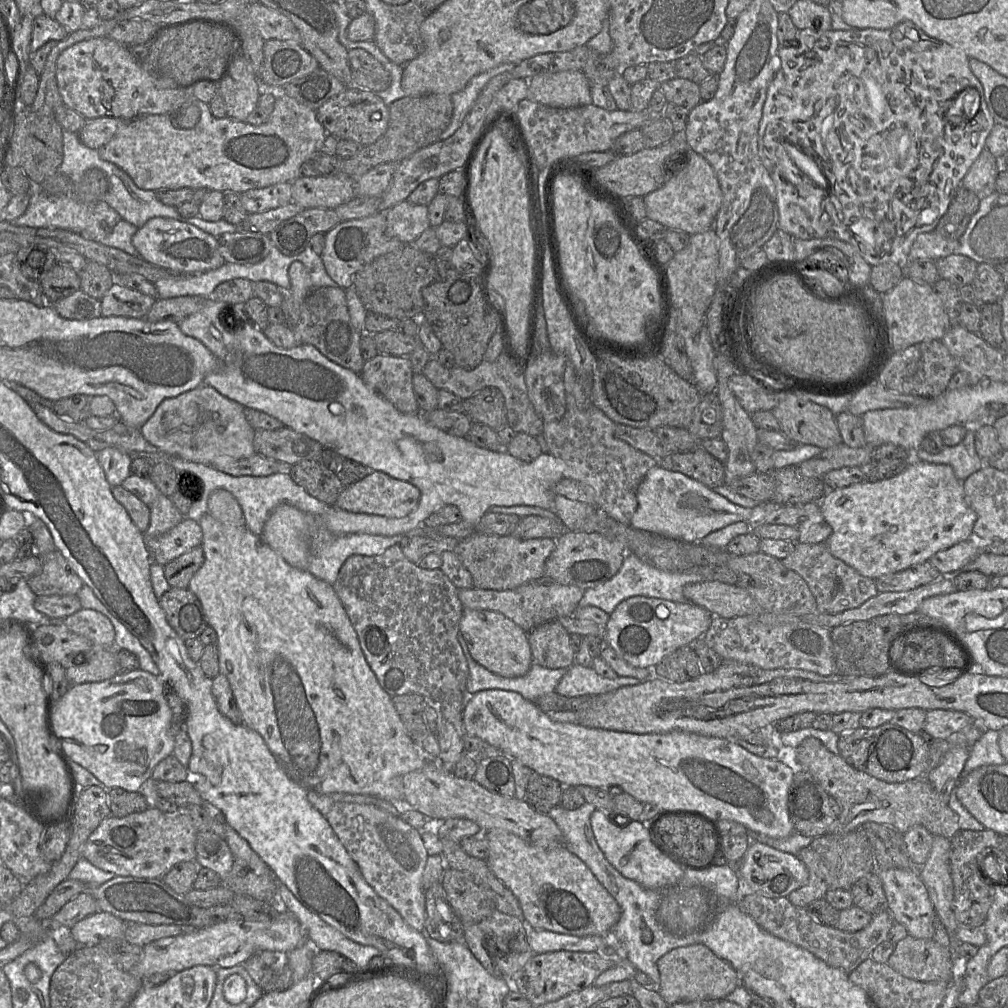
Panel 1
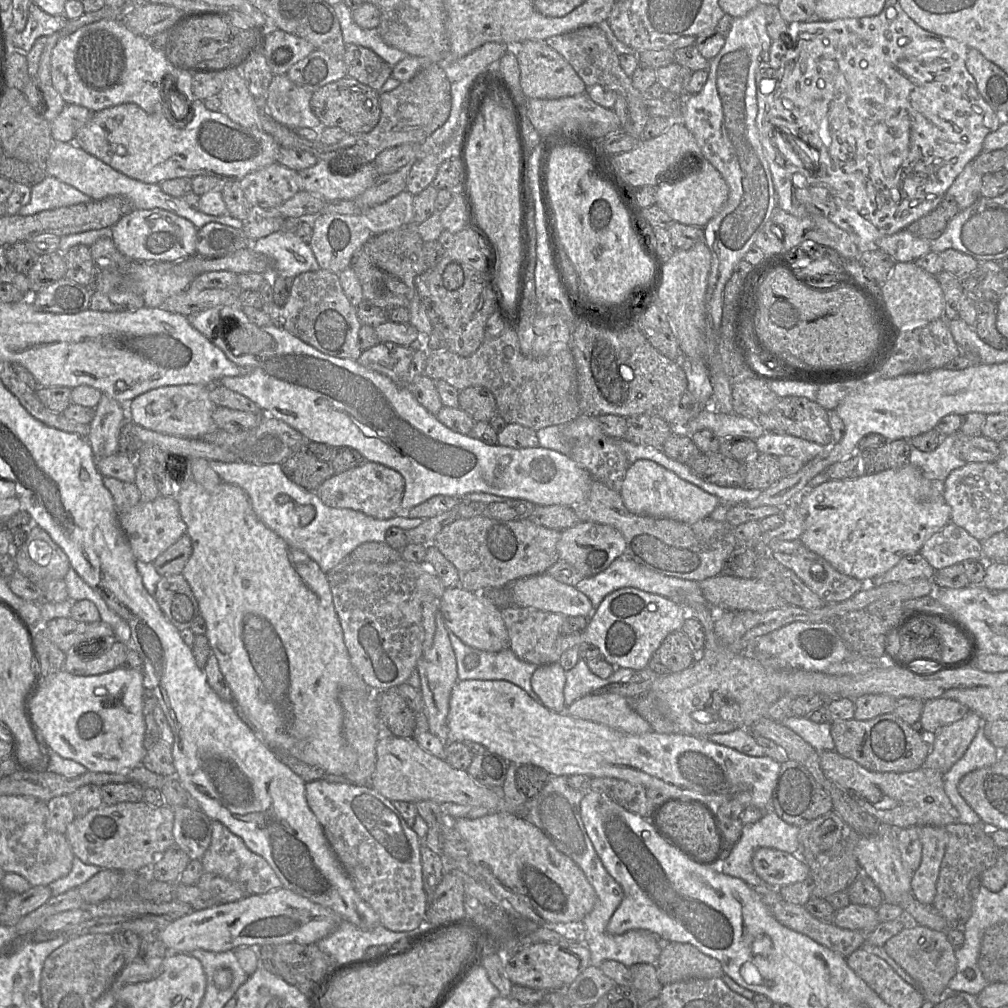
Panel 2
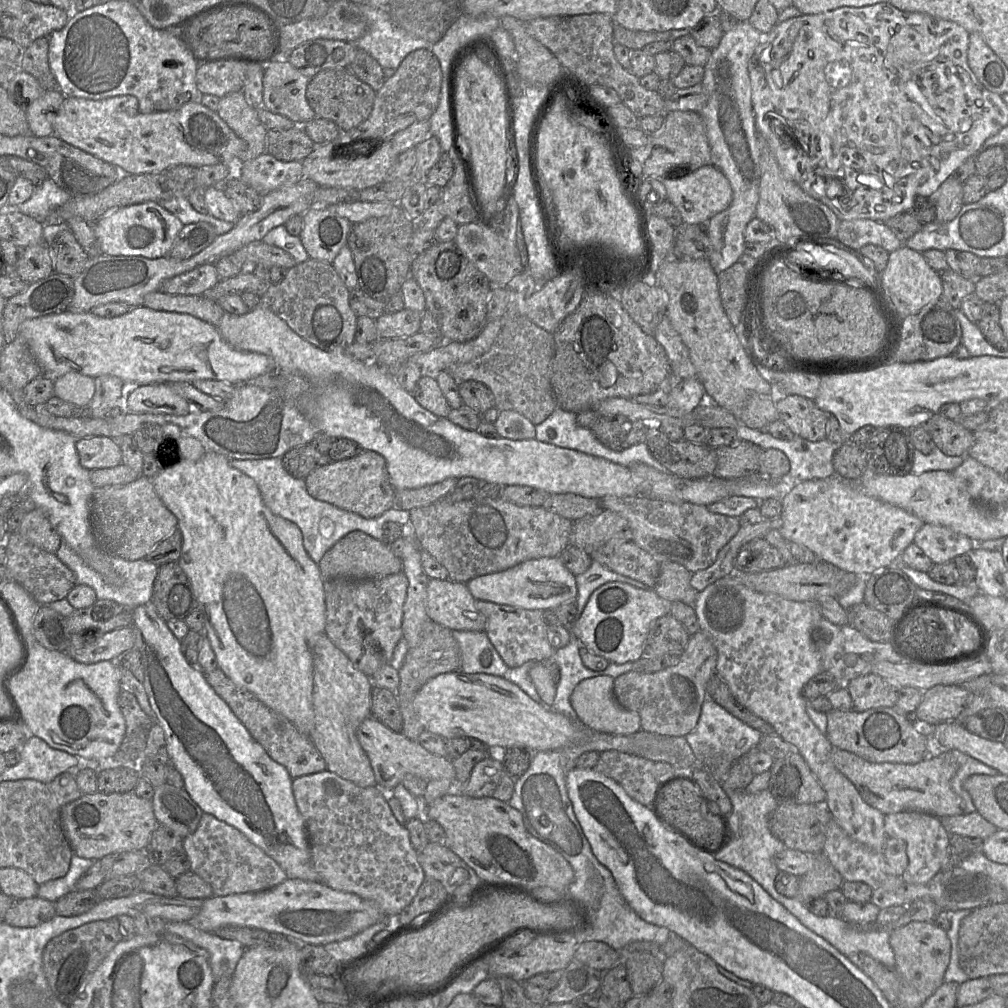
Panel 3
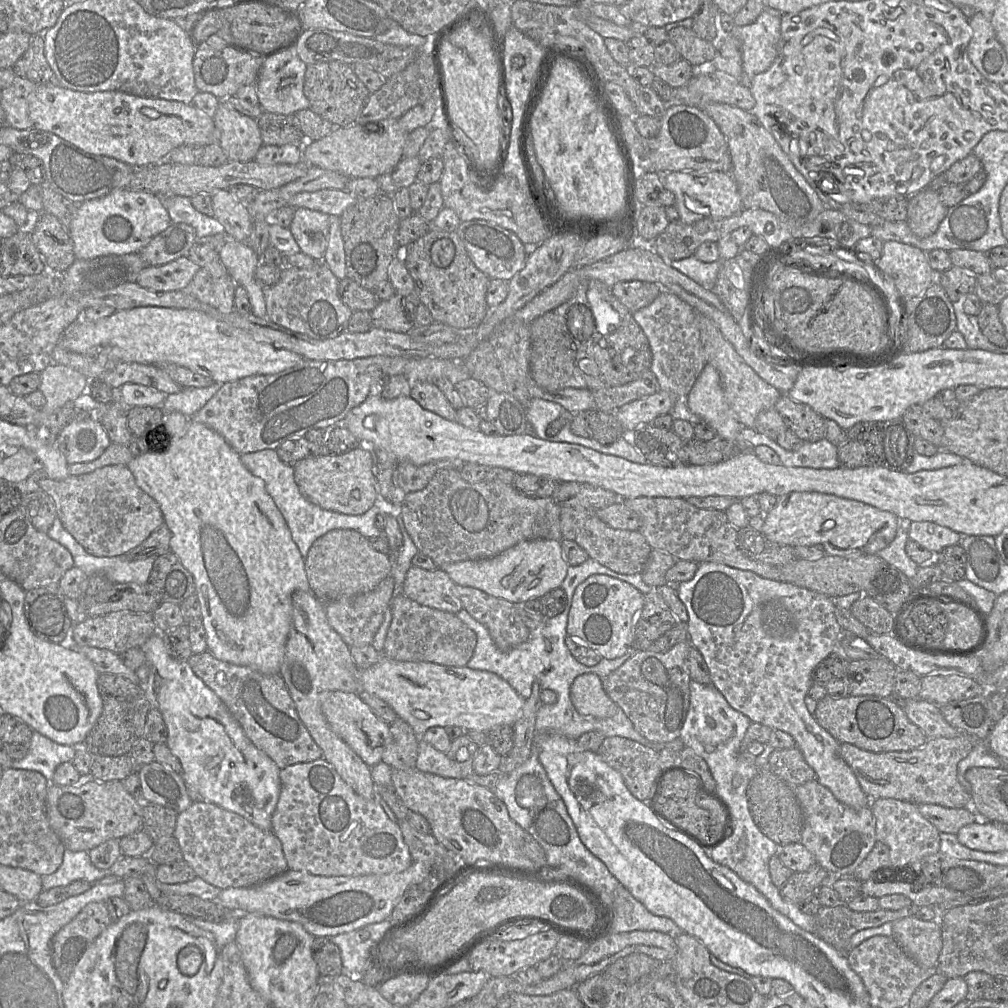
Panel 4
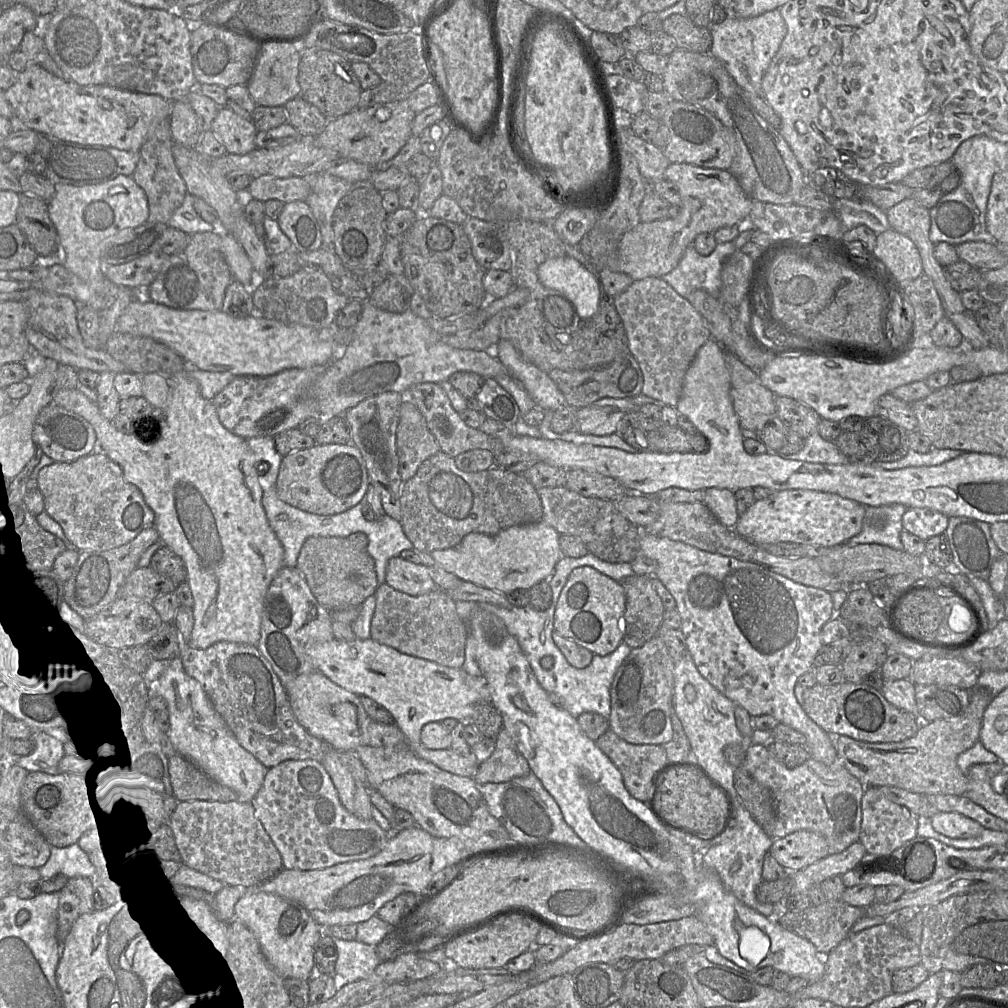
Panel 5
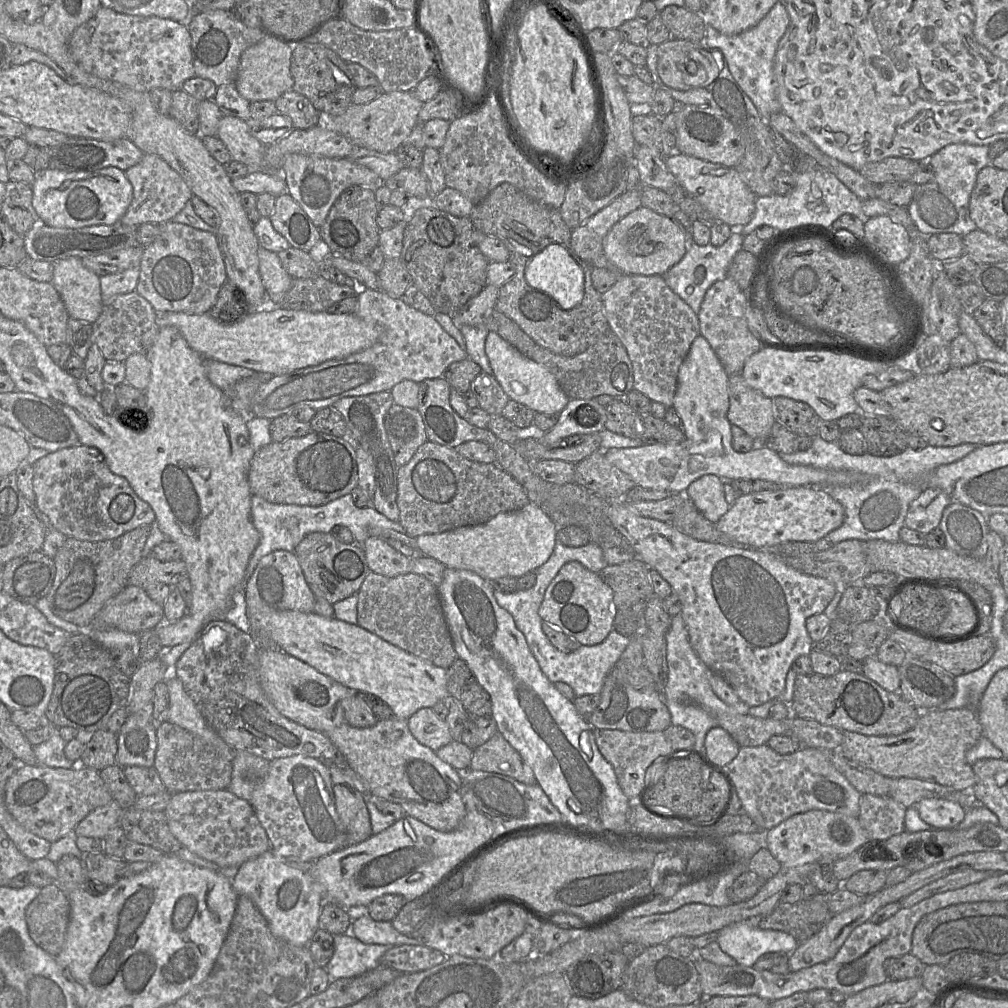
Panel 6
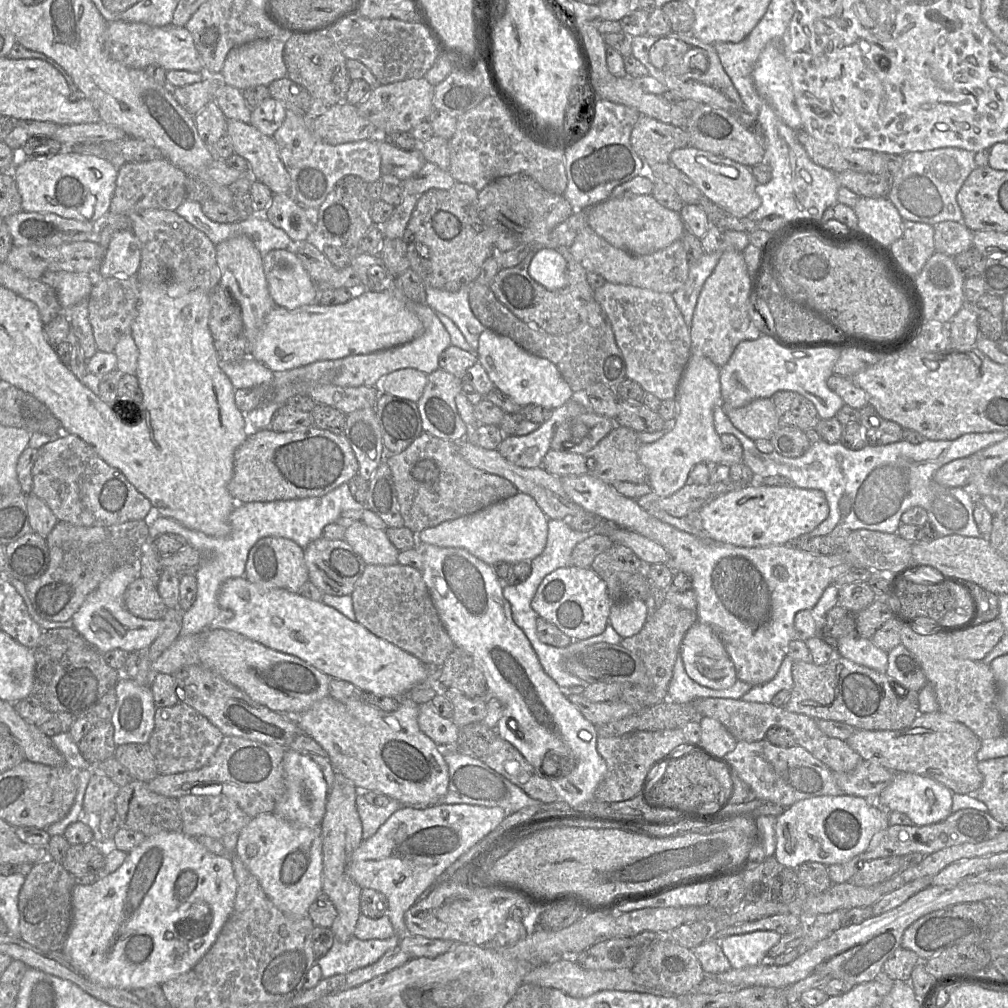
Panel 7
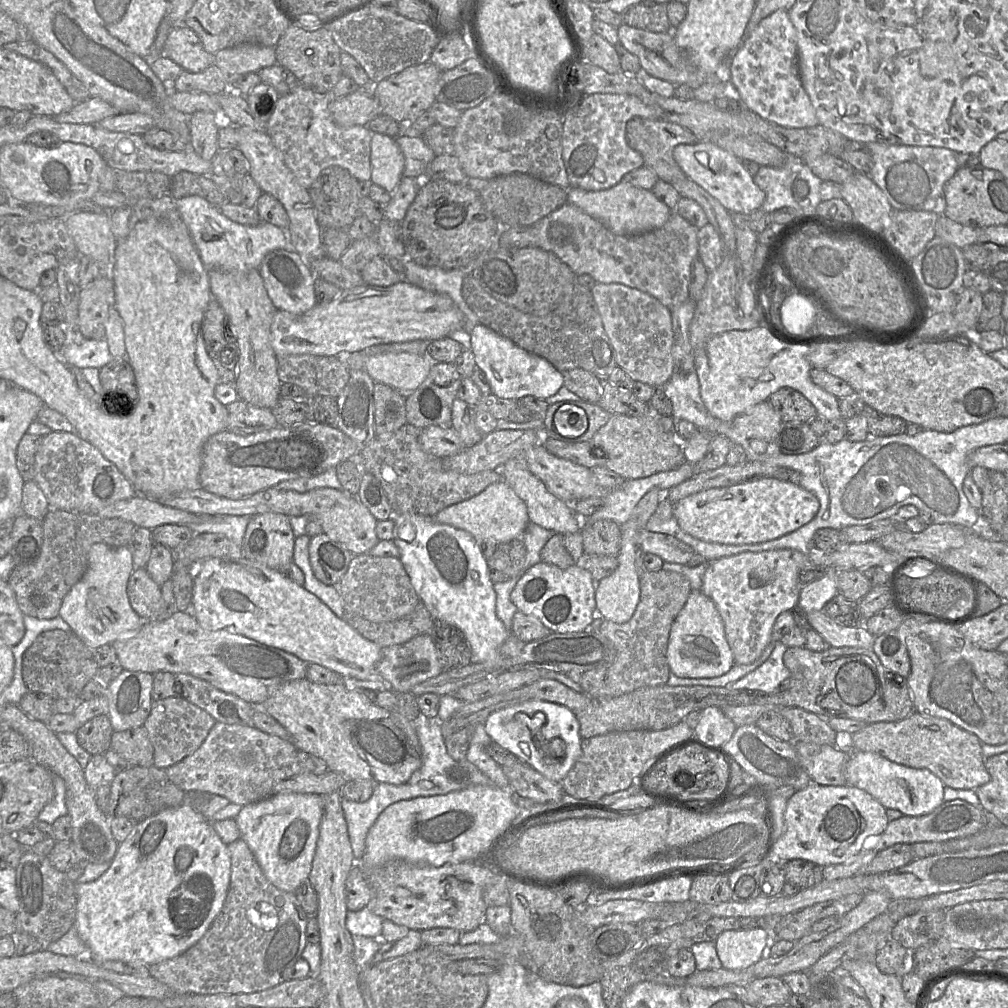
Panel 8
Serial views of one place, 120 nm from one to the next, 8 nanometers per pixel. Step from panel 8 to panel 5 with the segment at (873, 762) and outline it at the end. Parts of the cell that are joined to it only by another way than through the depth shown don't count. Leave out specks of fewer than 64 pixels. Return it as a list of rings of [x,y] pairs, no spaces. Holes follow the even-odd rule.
[[[938,811],[930,821],[938,833],[954,839],[979,837],[985,830],[977,821],[955,812]]]

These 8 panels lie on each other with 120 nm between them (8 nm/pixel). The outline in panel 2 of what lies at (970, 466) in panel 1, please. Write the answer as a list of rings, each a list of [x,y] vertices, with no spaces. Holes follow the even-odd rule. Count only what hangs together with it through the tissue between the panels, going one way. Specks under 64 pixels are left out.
[[[957,433],[943,436],[939,446],[931,452],[923,452],[911,446],[910,465],[920,469],[927,479],[943,483],[953,470],[967,463],[953,454],[956,440]]]

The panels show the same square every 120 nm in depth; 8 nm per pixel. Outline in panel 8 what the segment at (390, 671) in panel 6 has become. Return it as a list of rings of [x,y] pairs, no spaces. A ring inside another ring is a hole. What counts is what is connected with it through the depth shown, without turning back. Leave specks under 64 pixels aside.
[[[245,557],[239,560],[206,559],[191,566],[193,597],[191,615],[206,630],[225,630],[255,640],[269,647],[293,654],[307,664],[318,664],[341,675],[345,680],[382,680],[376,667],[382,647],[364,638],[345,620],[338,618],[319,598],[297,585],[279,571]]]

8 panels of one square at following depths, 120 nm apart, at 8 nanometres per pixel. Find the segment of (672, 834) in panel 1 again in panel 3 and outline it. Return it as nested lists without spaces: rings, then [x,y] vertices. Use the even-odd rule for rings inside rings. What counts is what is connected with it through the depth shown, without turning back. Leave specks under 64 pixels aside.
[[[679,775],[661,785],[653,809],[666,825],[673,825],[707,853],[714,854],[720,849],[723,841],[721,818],[710,811],[708,800],[703,796],[695,781],[688,775]]]

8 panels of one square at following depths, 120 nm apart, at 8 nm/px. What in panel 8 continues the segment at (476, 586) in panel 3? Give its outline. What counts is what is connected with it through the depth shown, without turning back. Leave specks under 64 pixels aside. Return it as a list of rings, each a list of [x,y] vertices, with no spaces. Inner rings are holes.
[[[504,481],[493,483],[476,496],[443,509],[434,519],[438,523],[471,533],[478,543],[485,541],[500,543],[522,538],[530,523],[525,502]]]

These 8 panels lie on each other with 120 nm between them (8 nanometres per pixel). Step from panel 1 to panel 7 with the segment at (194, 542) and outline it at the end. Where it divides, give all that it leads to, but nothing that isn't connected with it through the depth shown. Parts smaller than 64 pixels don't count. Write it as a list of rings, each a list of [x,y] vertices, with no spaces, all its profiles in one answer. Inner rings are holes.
[[[60,433],[38,450],[32,476],[32,493],[48,505],[58,521],[84,527],[111,526],[145,520],[152,512],[151,502],[120,470],[107,464],[91,445],[73,434]]]

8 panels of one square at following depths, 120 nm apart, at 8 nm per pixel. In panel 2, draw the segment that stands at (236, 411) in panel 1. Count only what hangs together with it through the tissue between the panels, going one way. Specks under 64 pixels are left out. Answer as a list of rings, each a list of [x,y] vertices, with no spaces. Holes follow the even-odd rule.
[[[163,386],[143,393],[130,403],[134,424],[145,429],[172,436],[203,439],[214,432],[217,425],[212,418],[216,405],[209,397],[210,386]]]

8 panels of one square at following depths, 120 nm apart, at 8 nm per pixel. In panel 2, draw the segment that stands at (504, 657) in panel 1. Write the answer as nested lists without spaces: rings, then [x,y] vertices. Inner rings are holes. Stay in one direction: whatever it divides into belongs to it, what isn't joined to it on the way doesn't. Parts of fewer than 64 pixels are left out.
[[[448,587],[440,599],[440,611],[449,633],[453,633],[464,644],[482,651],[498,652],[508,649],[509,636],[501,616],[501,608],[489,601],[481,592],[471,592],[462,587]]]

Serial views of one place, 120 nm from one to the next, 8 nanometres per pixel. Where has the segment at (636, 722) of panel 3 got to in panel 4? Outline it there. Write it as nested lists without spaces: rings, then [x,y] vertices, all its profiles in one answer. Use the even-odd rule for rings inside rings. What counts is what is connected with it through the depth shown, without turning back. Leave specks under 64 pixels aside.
[[[593,673],[580,675],[574,680],[570,699],[575,710],[586,717],[606,719],[620,710],[606,694],[603,681]]]

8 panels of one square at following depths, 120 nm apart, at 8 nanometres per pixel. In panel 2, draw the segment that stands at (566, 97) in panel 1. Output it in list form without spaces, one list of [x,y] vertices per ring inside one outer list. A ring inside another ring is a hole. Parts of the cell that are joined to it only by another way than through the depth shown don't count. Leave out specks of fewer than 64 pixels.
[[[528,40],[512,48],[520,68],[522,92],[527,99],[557,99],[586,92],[586,85],[573,67],[544,41]]]

